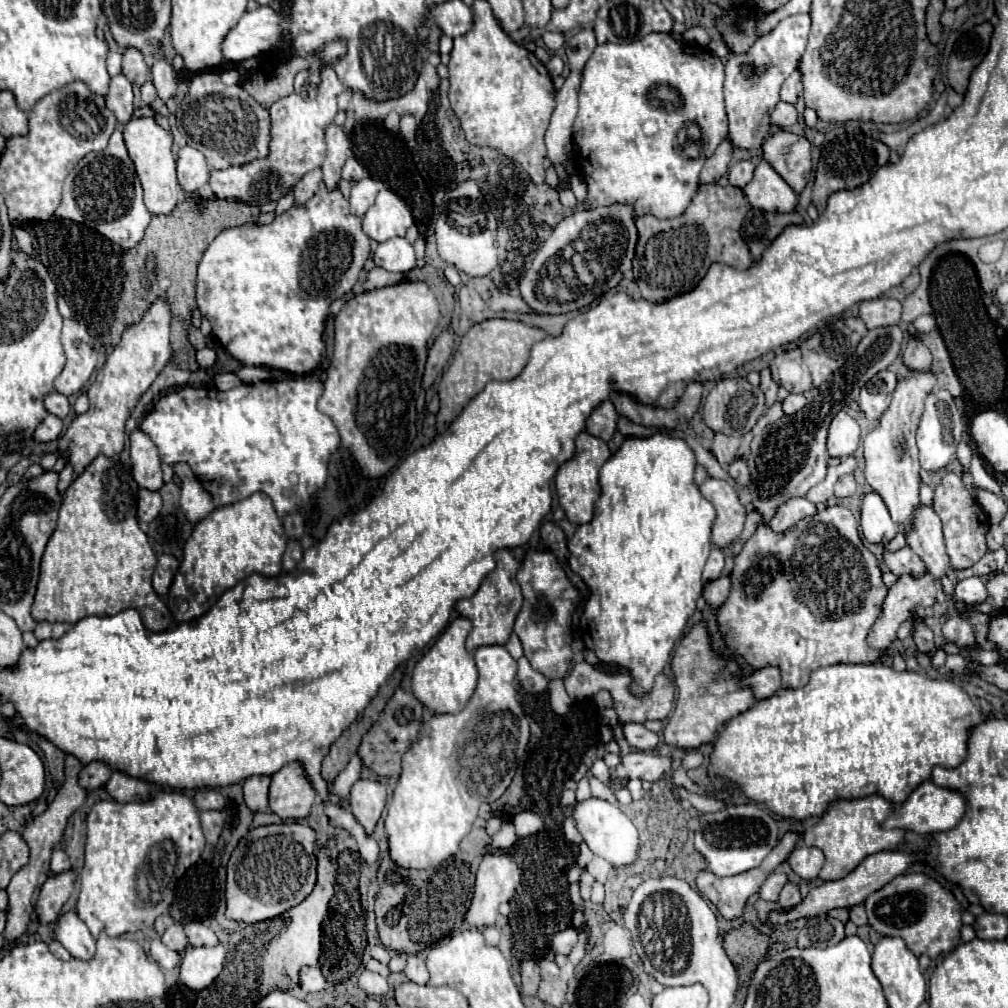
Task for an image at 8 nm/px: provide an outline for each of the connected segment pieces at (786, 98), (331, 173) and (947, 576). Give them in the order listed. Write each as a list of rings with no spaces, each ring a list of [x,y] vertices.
[[[794,71],[794,73],[784,81],[782,91],[780,91],[780,99],[782,99],[784,103],[794,105],[794,103],[796,103],[796,99],[798,99],[798,95],[800,95],[800,91],[802,91],[800,73],[798,73],[798,71]]]
[[[330,123],[326,127],[326,159],[322,163],[322,173],[324,173],[324,183],[328,189],[336,189],[340,181],[340,171],[346,161],[346,151],[350,147],[348,137],[344,135],[342,127],[336,123]]]
[[[922,505],[914,517],[914,529],[906,533],[906,541],[912,551],[926,563],[930,575],[942,583],[944,595],[954,597],[954,587],[958,579],[950,567],[950,557],[946,555],[946,543],[942,539],[942,523],[932,507]]]

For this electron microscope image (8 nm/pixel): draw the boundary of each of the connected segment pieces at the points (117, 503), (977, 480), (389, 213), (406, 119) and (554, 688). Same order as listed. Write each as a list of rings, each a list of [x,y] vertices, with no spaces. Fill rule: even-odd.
[[[98,455],[82,475],[64,493],[64,503],[58,513],[58,525],[46,545],[38,589],[32,605],[32,619],[40,621],[64,621],[78,623],[84,617],[116,615],[118,611],[134,607],[142,615],[142,623],[150,631],[166,631],[172,625],[168,607],[160,601],[152,589],[152,573],[156,567],[156,555],[148,543],[146,533],[138,527],[136,519],[138,485],[134,483],[132,471],[120,459],[108,459]]]
[[[972,459],[970,471],[972,471],[972,477],[974,477],[974,485],[976,487],[980,487],[984,491],[990,491],[990,493],[994,493],[994,495],[998,495],[998,497],[1002,497],[1006,501],[1006,497],[1004,497],[1002,489],[998,487],[998,483],[984,471],[984,463],[978,463],[978,459]]]
[[[384,187],[378,193],[376,203],[364,215],[364,233],[370,239],[382,243],[394,237],[404,237],[406,229],[412,223],[414,223],[414,217],[408,205],[388,187]]]
[[[406,113],[406,115],[400,119],[400,133],[402,133],[404,137],[412,137],[414,131],[416,131],[416,119],[414,119],[414,115]]]
[[[560,679],[550,681],[548,691],[550,691],[550,707],[552,707],[552,711],[554,711],[556,715],[568,715],[568,713],[570,713],[572,699],[566,695],[564,683],[562,683]]]

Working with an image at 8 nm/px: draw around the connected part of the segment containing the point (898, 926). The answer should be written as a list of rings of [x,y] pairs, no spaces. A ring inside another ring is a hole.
[[[898,875],[888,885],[868,895],[864,901],[864,909],[868,915],[868,925],[874,931],[878,931],[880,935],[902,937],[912,953],[918,957],[928,955],[930,959],[936,959],[960,945],[962,907],[950,891],[946,891],[938,881],[926,875]]]

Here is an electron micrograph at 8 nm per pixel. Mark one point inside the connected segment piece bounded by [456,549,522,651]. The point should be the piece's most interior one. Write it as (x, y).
(493, 608)

